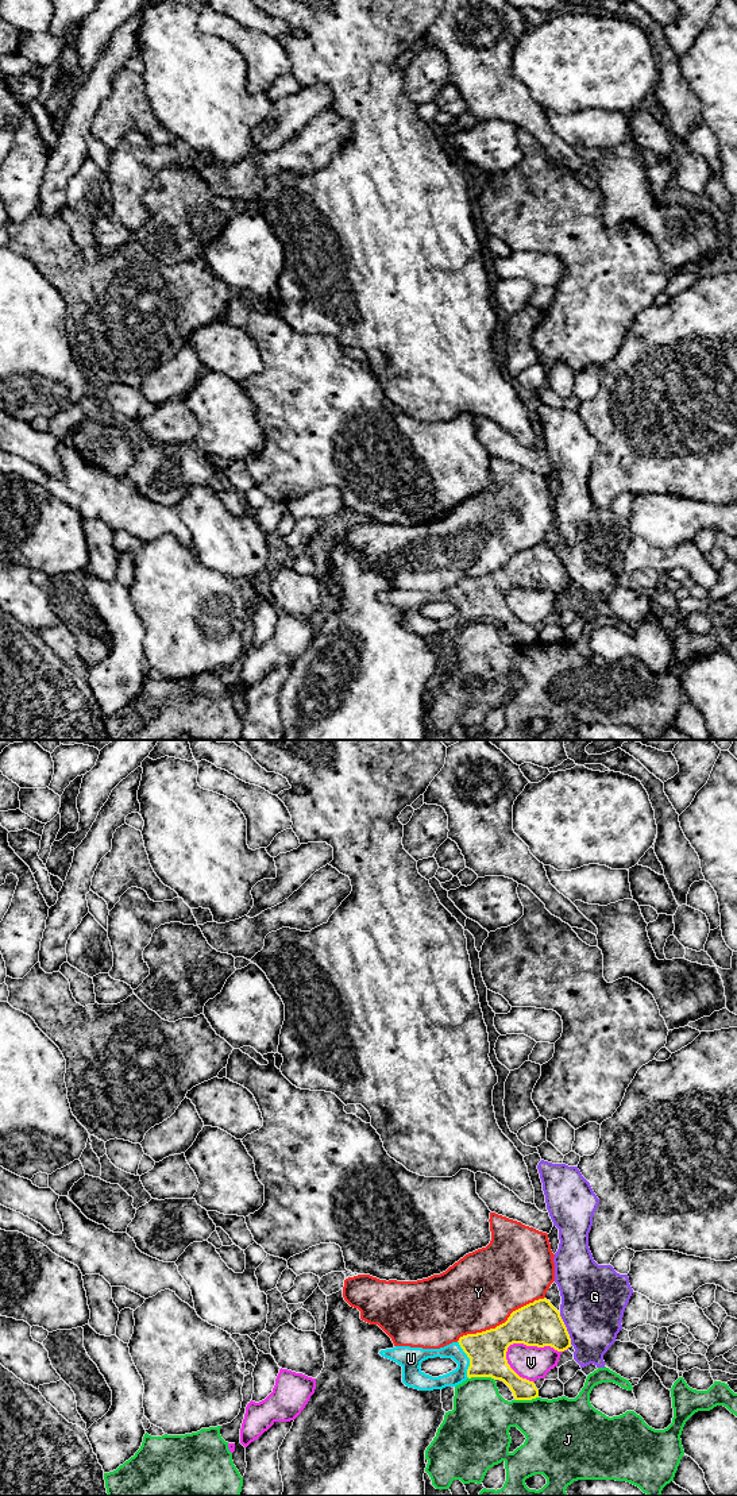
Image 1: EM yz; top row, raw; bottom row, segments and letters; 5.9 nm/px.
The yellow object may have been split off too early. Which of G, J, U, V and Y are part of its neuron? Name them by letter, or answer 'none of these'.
U

